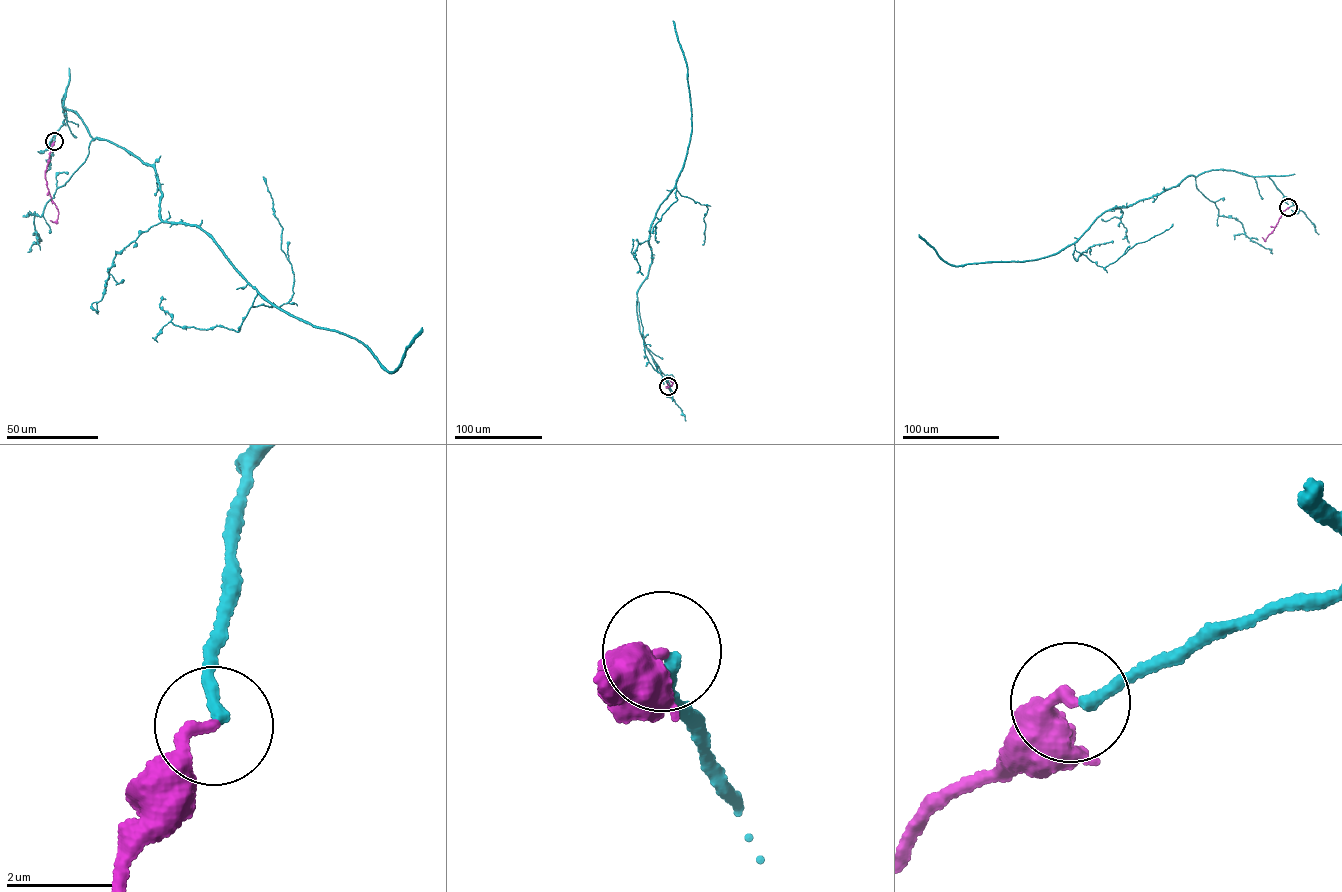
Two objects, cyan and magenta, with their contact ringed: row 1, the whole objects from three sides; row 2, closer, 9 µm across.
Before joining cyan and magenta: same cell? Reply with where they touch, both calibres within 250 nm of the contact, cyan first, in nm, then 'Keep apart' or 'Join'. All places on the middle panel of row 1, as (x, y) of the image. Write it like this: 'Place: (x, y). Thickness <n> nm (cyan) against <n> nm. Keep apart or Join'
Place: (668, 386). Thickness 240 nm (cyan) against 240 nm. Join

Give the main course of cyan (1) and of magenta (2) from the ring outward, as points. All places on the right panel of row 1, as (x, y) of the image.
1: (1288, 207), (1292, 202), (1267, 176), (1220, 169), (1105, 211), (1074, 243), (1034, 260), (953, 266), (919, 234)
2: (1288, 207), (1266, 239), (1262, 237)

